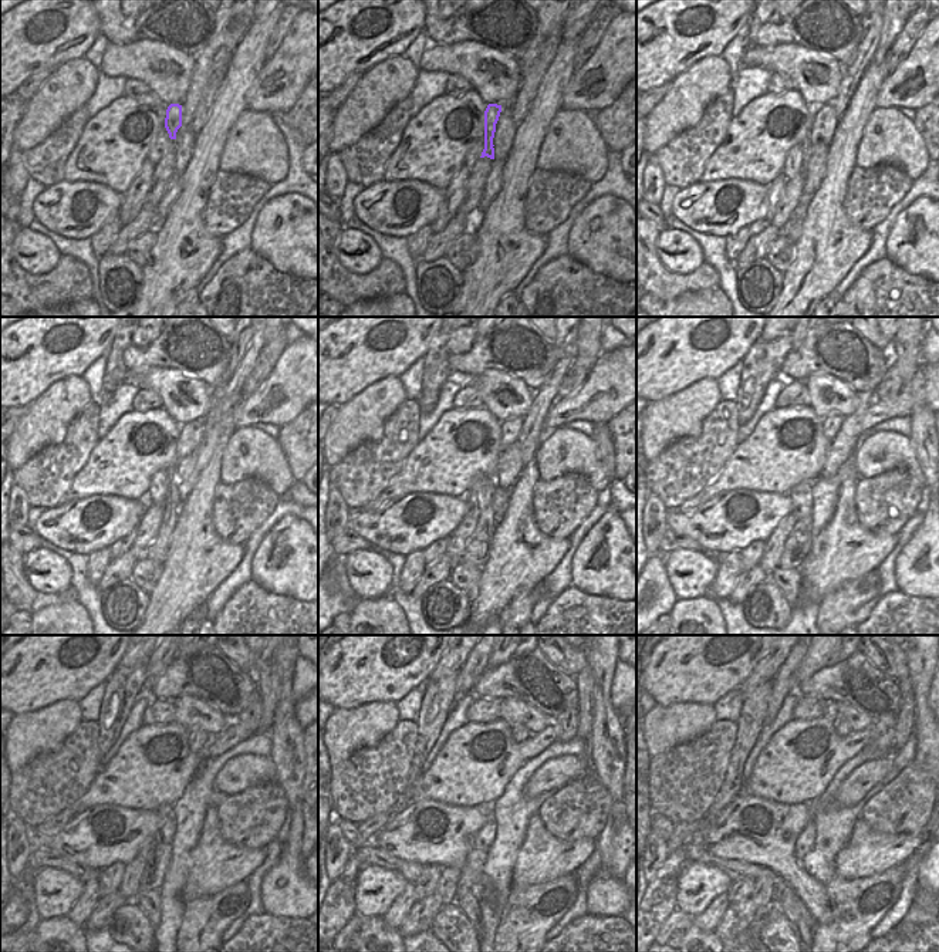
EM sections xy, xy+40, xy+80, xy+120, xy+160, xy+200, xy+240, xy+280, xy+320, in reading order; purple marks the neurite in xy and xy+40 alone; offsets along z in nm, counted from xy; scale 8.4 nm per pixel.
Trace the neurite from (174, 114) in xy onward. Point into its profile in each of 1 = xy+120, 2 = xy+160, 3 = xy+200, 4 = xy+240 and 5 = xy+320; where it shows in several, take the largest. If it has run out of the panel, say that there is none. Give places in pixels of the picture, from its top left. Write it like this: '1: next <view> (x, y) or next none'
1: next xy+120 (158, 550)
2: next xy+160 (476, 552)
3: next xy+200 (799, 543)
4: next xy+240 (154, 873)
5: next xy+320 (783, 893)

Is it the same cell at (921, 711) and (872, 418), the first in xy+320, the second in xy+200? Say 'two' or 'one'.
two

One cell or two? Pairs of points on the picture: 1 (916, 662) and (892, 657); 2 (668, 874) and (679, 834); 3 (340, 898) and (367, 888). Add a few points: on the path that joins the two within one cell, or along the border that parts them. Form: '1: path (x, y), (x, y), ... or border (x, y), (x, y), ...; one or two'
1: border (904, 650), (908, 658), (909, 677); two
2: border (684, 846), (669, 851); two
3: border (367, 866), (357, 878), (354, 912); two

